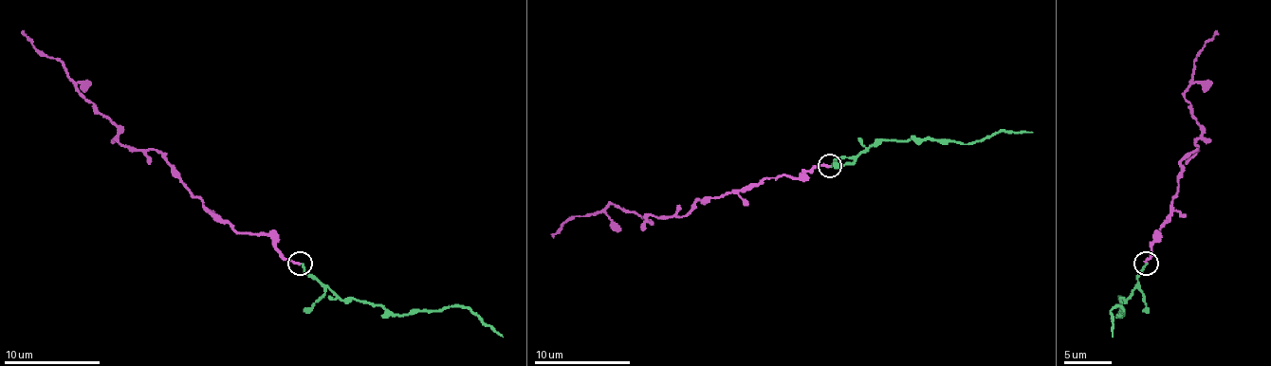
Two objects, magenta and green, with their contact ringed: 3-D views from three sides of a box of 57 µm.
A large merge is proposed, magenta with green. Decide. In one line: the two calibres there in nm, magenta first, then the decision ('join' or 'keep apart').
200/160 nm | join

